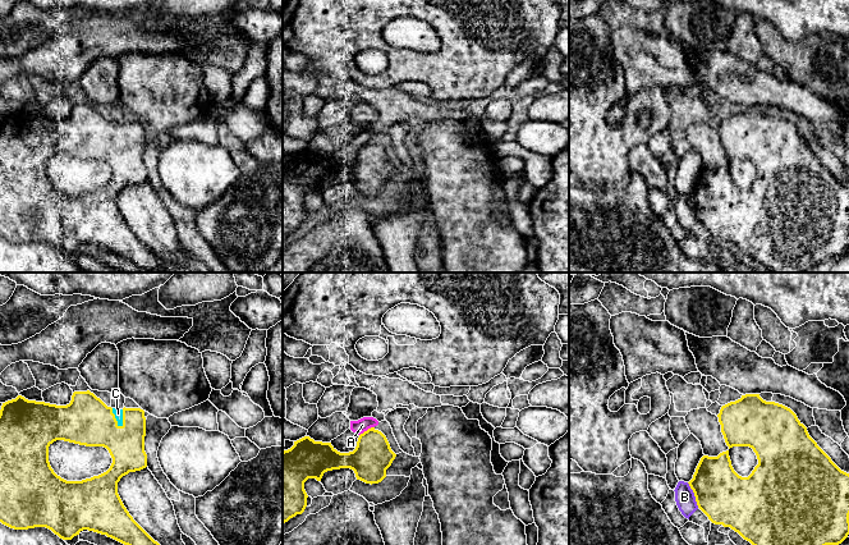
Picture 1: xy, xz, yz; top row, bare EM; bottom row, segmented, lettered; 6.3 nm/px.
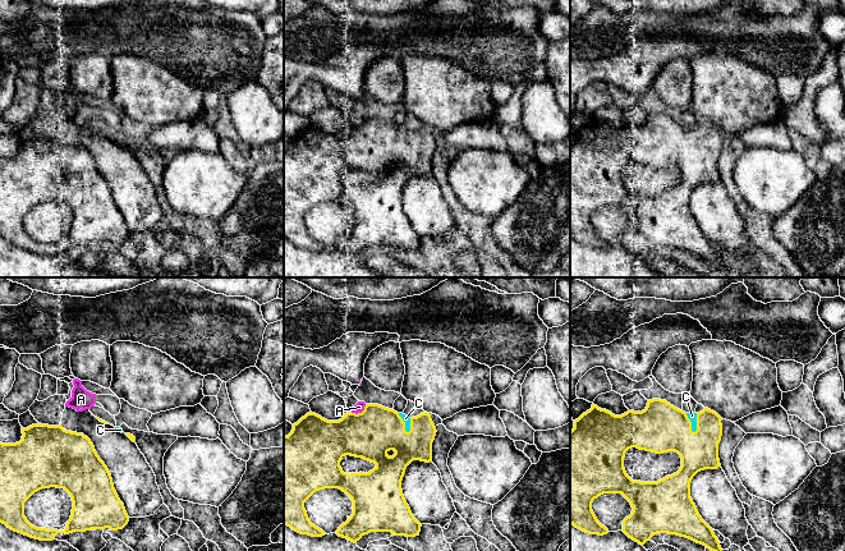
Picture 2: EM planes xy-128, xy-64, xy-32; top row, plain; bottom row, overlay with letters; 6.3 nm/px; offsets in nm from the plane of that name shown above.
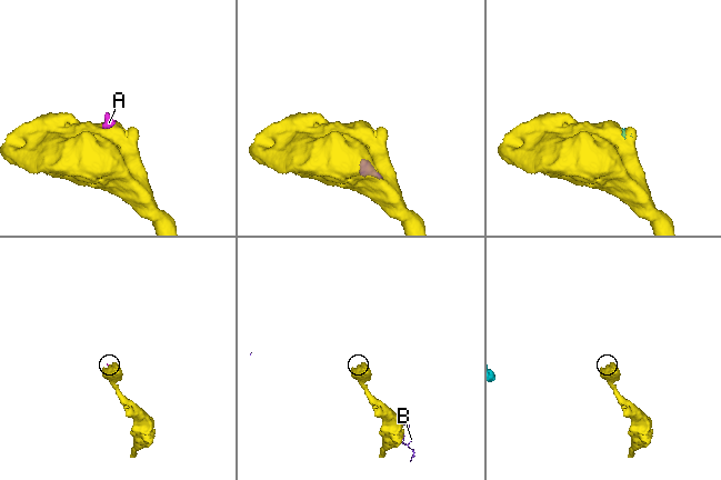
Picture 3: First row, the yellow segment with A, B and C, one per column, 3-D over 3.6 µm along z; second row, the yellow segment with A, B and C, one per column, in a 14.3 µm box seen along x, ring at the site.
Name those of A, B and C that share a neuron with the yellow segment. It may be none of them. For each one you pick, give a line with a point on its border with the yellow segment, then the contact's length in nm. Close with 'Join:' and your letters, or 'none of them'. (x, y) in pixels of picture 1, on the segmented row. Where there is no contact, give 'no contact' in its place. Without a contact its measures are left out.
C: xy (115, 418) | 140 nm
Join: C

